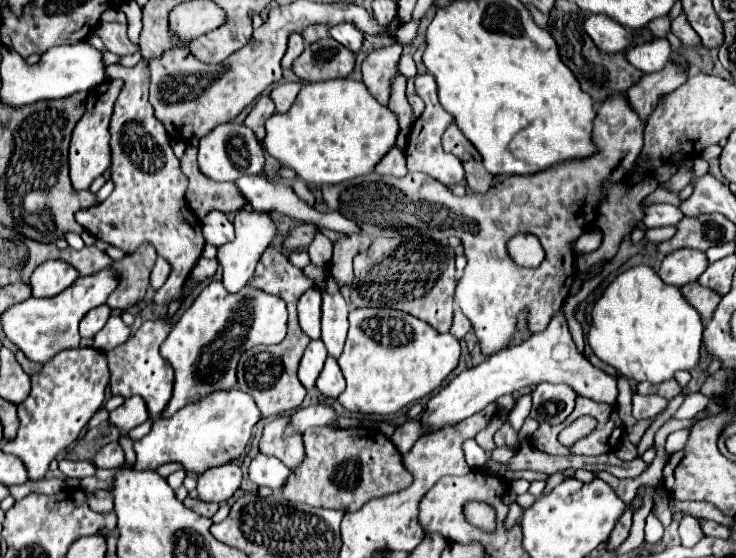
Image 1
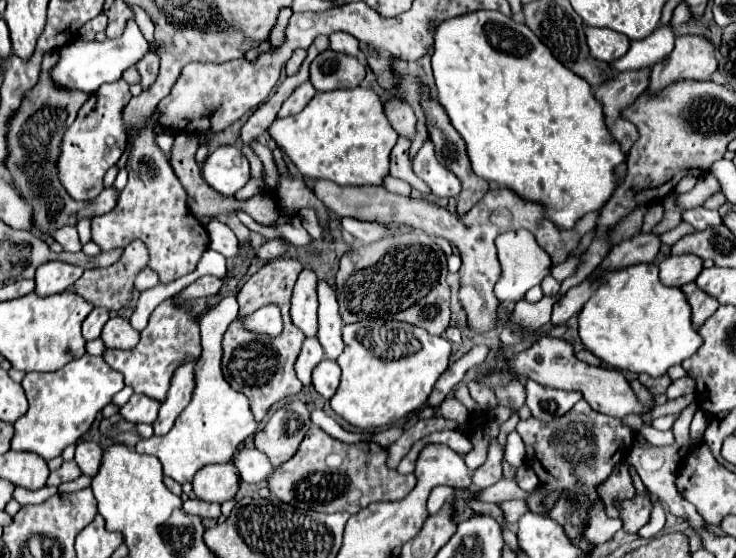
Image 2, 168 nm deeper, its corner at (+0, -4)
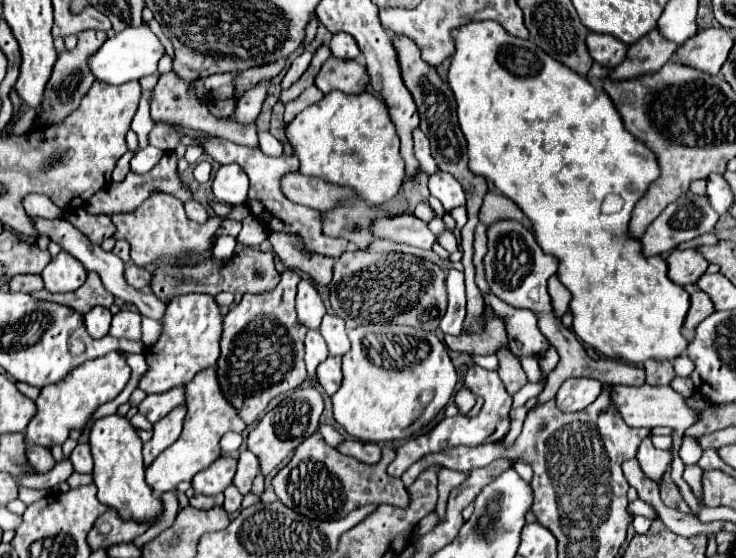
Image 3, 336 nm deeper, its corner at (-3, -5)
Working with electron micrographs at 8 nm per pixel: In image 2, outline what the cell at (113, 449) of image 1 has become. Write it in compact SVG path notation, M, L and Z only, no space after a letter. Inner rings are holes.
M79 442L75 450L75 462L83 474L95 476L101 462L101 446L95 442Z

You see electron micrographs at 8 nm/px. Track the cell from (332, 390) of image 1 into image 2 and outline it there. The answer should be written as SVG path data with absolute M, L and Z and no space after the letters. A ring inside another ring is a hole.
M325 358L313 368L313 386L327 400L335 394L339 386L339 378L341 378L341 370L335 360Z

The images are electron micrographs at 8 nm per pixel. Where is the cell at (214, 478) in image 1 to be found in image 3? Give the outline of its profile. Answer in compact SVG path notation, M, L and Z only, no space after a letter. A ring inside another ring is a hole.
M220 457L216 463L212 463L208 469L200 471L192 479L192 489L202 495L224 493L224 489L232 485L232 479L236 473L236 463L238 461L232 457Z

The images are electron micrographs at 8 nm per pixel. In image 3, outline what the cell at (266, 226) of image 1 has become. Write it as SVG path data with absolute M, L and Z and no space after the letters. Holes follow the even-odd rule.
M216 367L202 369L186 387L186 405L188 413L184 419L184 429L182 435L178 437L176 443L172 443L164 453L160 453L152 465L146 469L146 481L152 485L156 495L162 495L168 489L176 489L178 483L182 481L192 481L192 477L212 465L216 459L220 459L222 449L220 449L220 439L228 431L242 433L248 425L240 421L240 415L228 401L224 401L224 395L220 393L220 385L216 381Z

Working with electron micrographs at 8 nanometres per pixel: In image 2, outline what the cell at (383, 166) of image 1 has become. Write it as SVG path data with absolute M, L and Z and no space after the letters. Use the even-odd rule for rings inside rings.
M387 176L385 178L385 184L383 184L389 192L393 194L401 194L401 196L409 196L411 194L411 186L399 178L393 178L393 176Z

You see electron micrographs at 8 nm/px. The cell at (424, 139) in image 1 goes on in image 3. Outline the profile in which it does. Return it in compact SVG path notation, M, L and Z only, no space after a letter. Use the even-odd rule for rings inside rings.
M444 171L432 173L430 181L428 181L428 187L430 187L430 193L436 199L442 201L442 205L444 205L446 211L450 211L450 209L466 203L466 195L464 195L462 185L452 175L448 175Z

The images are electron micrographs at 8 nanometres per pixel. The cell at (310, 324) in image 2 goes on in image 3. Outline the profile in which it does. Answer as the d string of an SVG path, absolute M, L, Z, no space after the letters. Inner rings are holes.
M306 279L298 283L296 313L298 313L298 321L308 329L318 329L322 317L326 315L326 307L318 289Z

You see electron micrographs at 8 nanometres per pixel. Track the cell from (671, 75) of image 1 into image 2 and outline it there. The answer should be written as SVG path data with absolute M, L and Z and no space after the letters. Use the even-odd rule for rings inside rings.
M685 34L675 40L673 52L653 66L649 92L661 92L677 80L709 80L715 70L715 44L705 36Z

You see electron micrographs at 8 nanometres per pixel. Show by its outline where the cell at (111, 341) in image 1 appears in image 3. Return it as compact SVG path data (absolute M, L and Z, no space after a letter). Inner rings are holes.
M118 311L112 319L110 333L116 339L140 341L140 313L136 311Z

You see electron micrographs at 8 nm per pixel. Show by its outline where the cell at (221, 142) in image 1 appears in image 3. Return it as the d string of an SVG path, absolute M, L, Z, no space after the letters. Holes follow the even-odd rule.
M236 163L220 165L220 169L216 171L212 189L218 201L232 203L232 205L244 203L244 197L248 195L248 175Z

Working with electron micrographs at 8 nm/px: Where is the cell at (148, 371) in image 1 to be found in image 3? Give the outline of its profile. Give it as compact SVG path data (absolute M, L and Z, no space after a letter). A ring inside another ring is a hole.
M188 293L174 297L166 303L162 333L158 341L146 349L148 371L142 375L138 387L146 393L166 393L174 387L182 387L192 377L216 363L220 355L220 333L222 333L222 315L212 295Z

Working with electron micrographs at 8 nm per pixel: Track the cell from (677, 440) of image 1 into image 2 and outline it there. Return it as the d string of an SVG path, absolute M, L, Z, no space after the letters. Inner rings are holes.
M643 422L641 436L653 446L669 446L669 444L673 444L673 434L671 432L659 432L649 422Z

